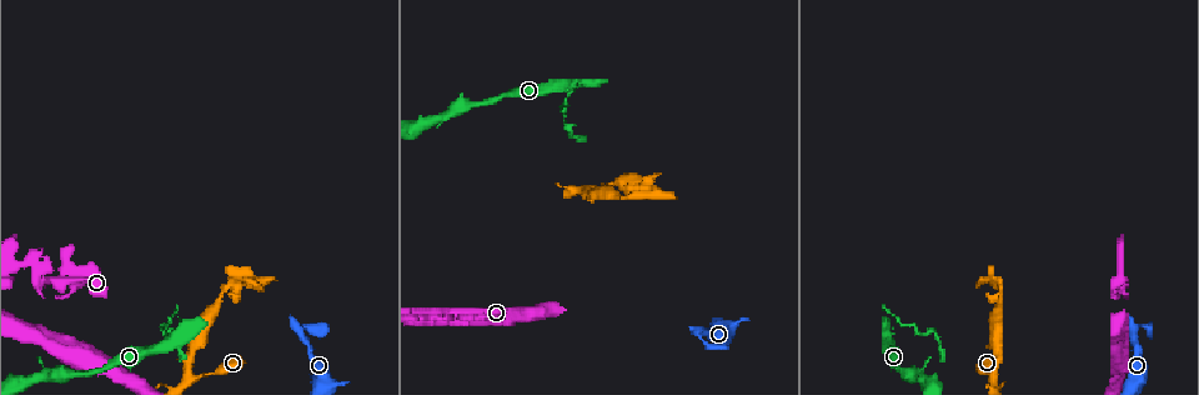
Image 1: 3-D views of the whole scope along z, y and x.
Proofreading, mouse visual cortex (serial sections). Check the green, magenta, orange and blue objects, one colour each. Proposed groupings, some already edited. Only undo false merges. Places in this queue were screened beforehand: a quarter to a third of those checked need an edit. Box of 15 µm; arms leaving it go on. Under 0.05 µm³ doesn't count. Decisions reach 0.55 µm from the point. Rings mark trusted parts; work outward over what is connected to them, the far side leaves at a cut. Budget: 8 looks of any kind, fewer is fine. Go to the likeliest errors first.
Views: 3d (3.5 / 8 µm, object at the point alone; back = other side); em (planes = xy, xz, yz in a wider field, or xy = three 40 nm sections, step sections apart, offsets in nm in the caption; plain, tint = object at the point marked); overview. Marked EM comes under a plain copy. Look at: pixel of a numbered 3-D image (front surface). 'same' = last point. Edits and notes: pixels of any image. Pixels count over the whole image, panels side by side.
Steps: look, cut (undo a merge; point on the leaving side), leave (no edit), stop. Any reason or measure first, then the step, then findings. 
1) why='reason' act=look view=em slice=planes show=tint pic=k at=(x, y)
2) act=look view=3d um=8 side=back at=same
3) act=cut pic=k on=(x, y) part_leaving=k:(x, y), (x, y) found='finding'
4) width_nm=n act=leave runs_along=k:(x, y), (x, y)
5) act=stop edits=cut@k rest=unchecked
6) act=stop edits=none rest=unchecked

act=look view=3d um=3.5 pic=1 at=(419, 314)

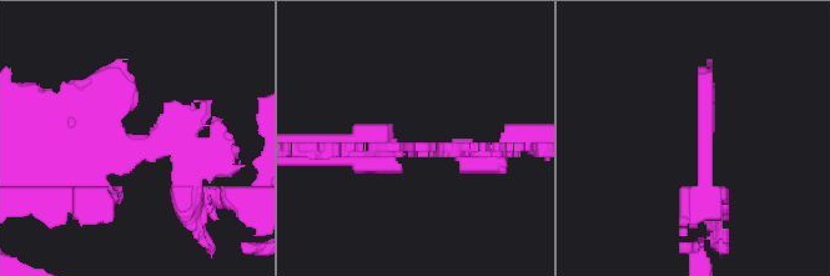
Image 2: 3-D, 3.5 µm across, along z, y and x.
act=look view=em slice=xy step=1 show=tint pic=2 at=(128, 153)

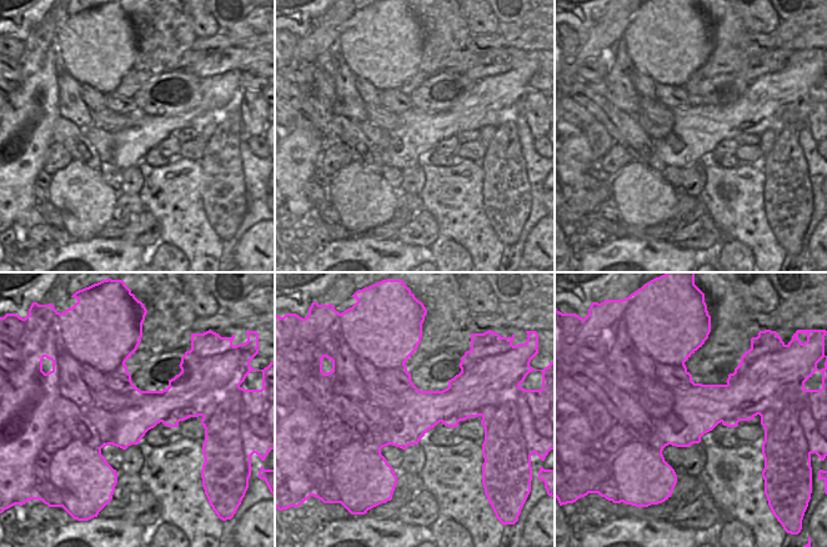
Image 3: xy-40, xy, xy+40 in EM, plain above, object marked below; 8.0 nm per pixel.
act=leave runs_along=2:(462, 150), (378, 150), (360, 134) found='one cell here'

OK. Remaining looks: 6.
why='thin neck' act=look view=3d um=3.5 pic=1 at=(992, 376)

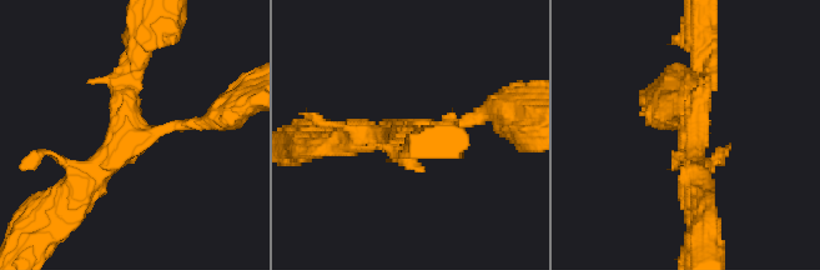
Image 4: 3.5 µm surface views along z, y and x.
arms=3 arm_widths_nm=200,250,300 act=look view=em slice=xy step=2 show=tint pic=4 at=(132, 136)

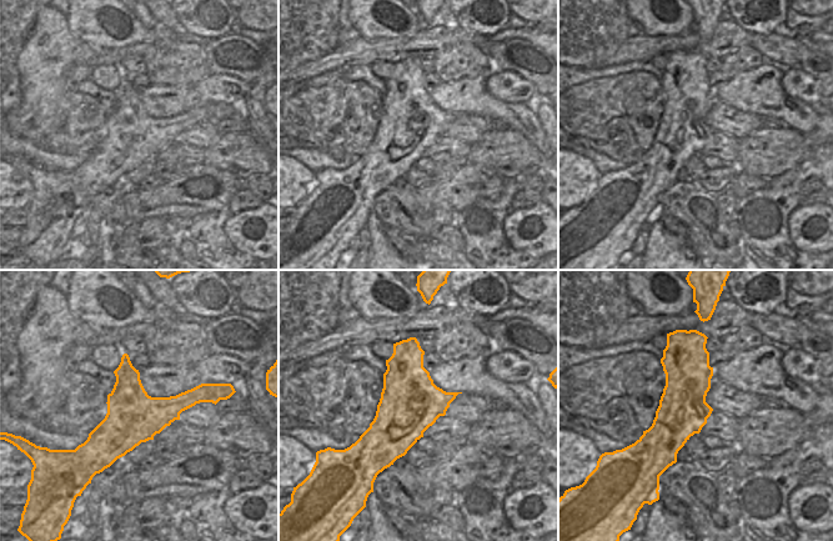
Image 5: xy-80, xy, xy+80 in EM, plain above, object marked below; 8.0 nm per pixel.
act=leave found='all the same cell'

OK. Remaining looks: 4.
why='thick turns thin' act=look view=em slice=xy step=2 show=tint pic=1 at=(176, 312)

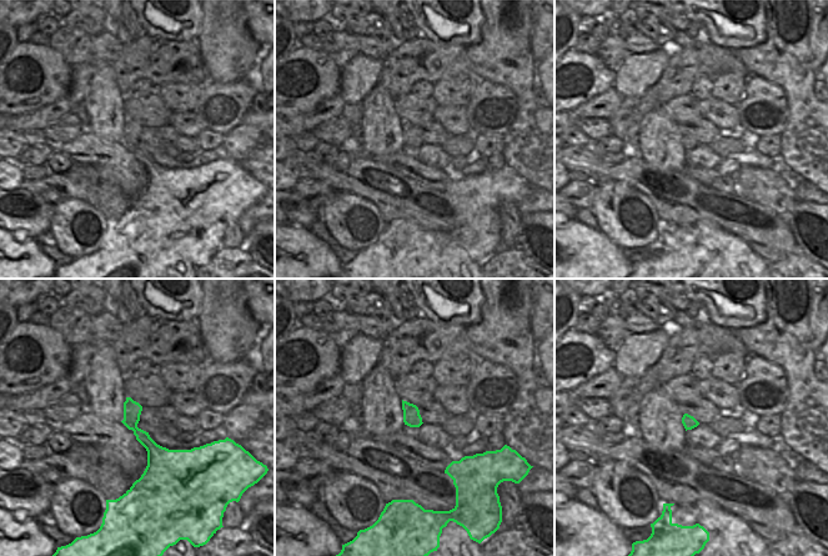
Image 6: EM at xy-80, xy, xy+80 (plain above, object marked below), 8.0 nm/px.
act=look view=3d um=3.5 at=same

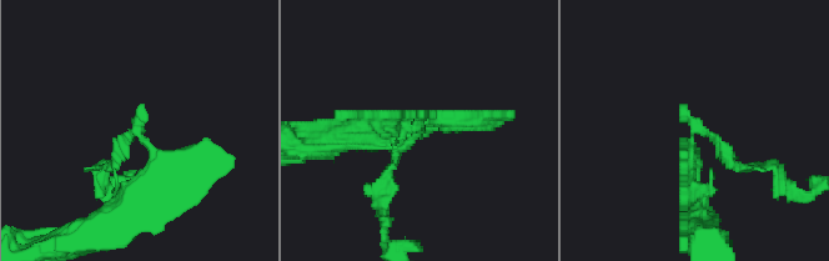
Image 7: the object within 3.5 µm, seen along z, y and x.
act=cut pic=7 on=(724, 146) part_leaving=7:(696, 132), (718, 136), (737, 167), (782, 171) found='two cells meet here'

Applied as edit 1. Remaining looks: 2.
act=stop edits=cut@7 rest=unchecked

